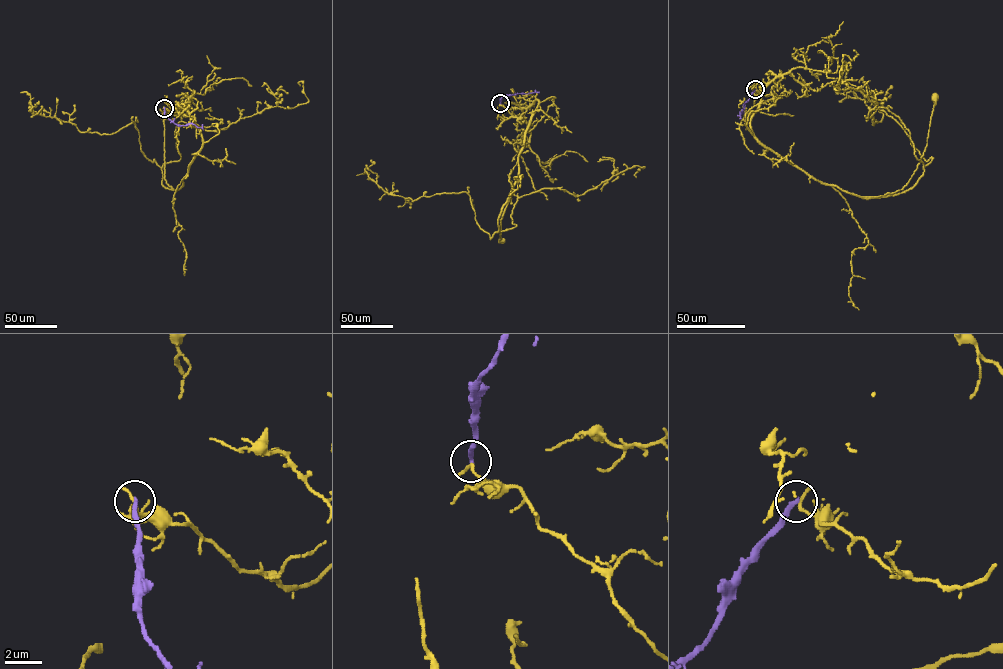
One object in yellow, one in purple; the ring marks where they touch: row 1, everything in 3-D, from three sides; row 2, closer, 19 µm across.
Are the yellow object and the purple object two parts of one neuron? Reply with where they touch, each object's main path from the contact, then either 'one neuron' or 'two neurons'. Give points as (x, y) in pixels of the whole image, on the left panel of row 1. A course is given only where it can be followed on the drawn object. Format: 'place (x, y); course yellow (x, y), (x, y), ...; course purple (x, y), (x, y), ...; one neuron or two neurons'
place (164, 108); course yellow (164, 107), (190, 116), (201, 137), (202, 147), (190, 162), (179, 189), (169, 186), (164, 178), (166, 113); course purple (164, 107), (164, 115), (175, 123), (192, 123), (203, 130); two neurons

